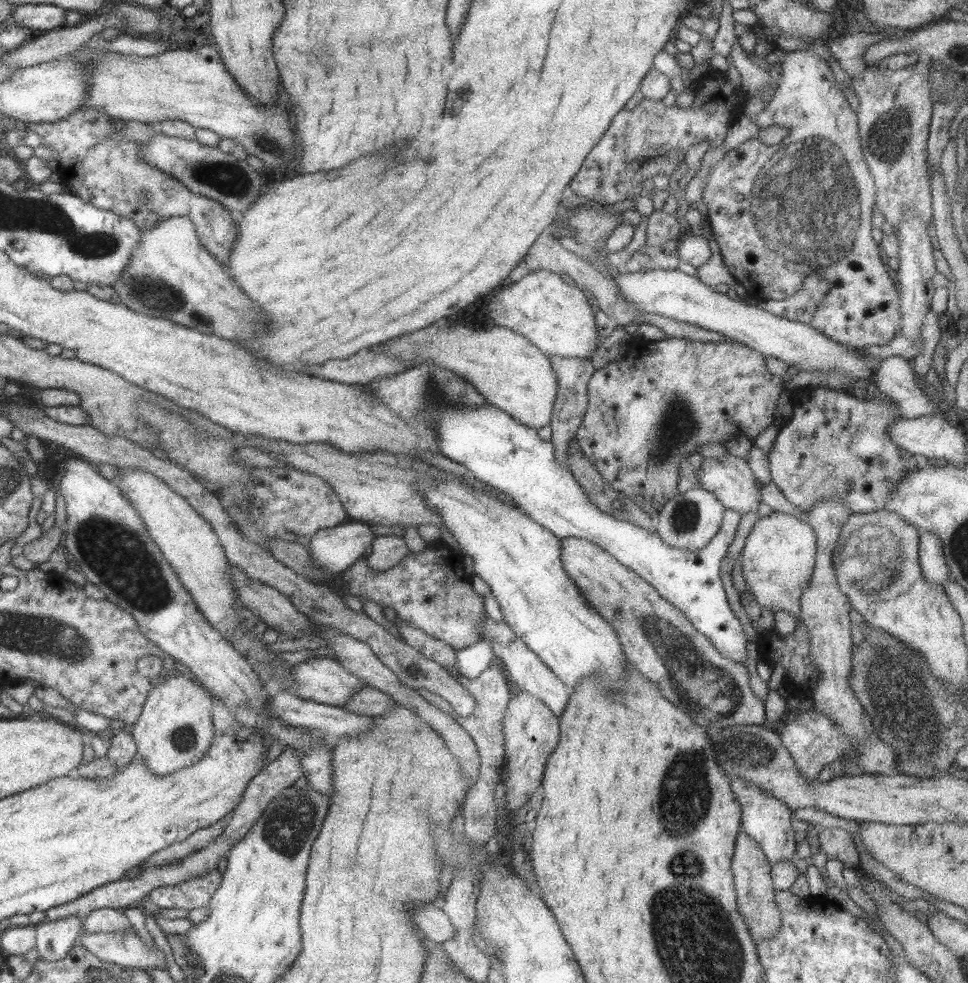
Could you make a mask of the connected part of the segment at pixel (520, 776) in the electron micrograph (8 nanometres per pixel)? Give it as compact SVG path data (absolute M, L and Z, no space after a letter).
M520 691L509 701L503 724L505 738L503 773L506 773L506 807L510 809L510 812L507 814L514 820L512 821L513 823L515 822L514 811L520 809L523 804L528 803L532 799L535 790L541 785L544 768L548 758L550 758L550 752L554 752L554 748L558 746L560 740L558 718L559 716L556 716L554 711L548 709L548 706L542 700L539 700L528 692Z

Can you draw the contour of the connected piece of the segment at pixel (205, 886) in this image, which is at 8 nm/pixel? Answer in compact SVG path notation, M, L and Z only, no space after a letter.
M218 869L210 873L184 881L176 886L161 886L154 888L150 900L160 909L176 907L194 910L209 907L212 895L220 886L222 875Z

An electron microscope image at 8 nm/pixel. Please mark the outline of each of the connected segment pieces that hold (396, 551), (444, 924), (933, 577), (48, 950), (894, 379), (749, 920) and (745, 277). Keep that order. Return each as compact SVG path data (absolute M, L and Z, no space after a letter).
M378 536L372 543L372 553L365 560L371 570L384 572L398 565L410 553L412 551L406 546L404 537Z
M433 903L413 906L411 920L419 933L434 944L447 943L456 933L449 917Z
M922 532L919 534L919 541L919 560L923 576L930 584L944 589L944 584L948 584L952 577L942 541L934 532Z
M69 917L56 921L46 920L34 927L37 935L37 960L54 962L64 958L76 945L76 938L81 933L83 922L77 917Z
M902 354L886 356L877 362L876 385L882 393L892 398L898 406L898 414L904 418L916 418L928 414L943 414L930 395L918 387L914 363Z
M741 830L738 837L736 837L731 871L733 872L737 892L739 912L743 915L755 943L767 940L772 936L777 937L777 932L780 929L781 915L780 909L776 905L776 890L772 885L770 868L771 864L758 842Z
M812 50L786 52L779 70L782 80L772 101L756 116L756 122L762 130L772 124L784 126L788 135L776 145L766 145L752 137L714 165L702 191L712 236L720 244L725 265L742 286L746 299L784 300L802 288L806 276L818 272L828 280L830 289L818 303L810 322L812 327L861 351L867 346L890 344L902 331L900 289L882 262L880 245L872 237L876 185L862 152L858 112L841 92L841 84L836 82L829 63Z

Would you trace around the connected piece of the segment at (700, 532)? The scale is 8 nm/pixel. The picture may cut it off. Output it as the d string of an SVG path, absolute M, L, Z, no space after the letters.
M694 488L683 494L677 494L660 509L657 532L662 536L664 544L696 552L718 534L724 513L725 507L712 492Z

